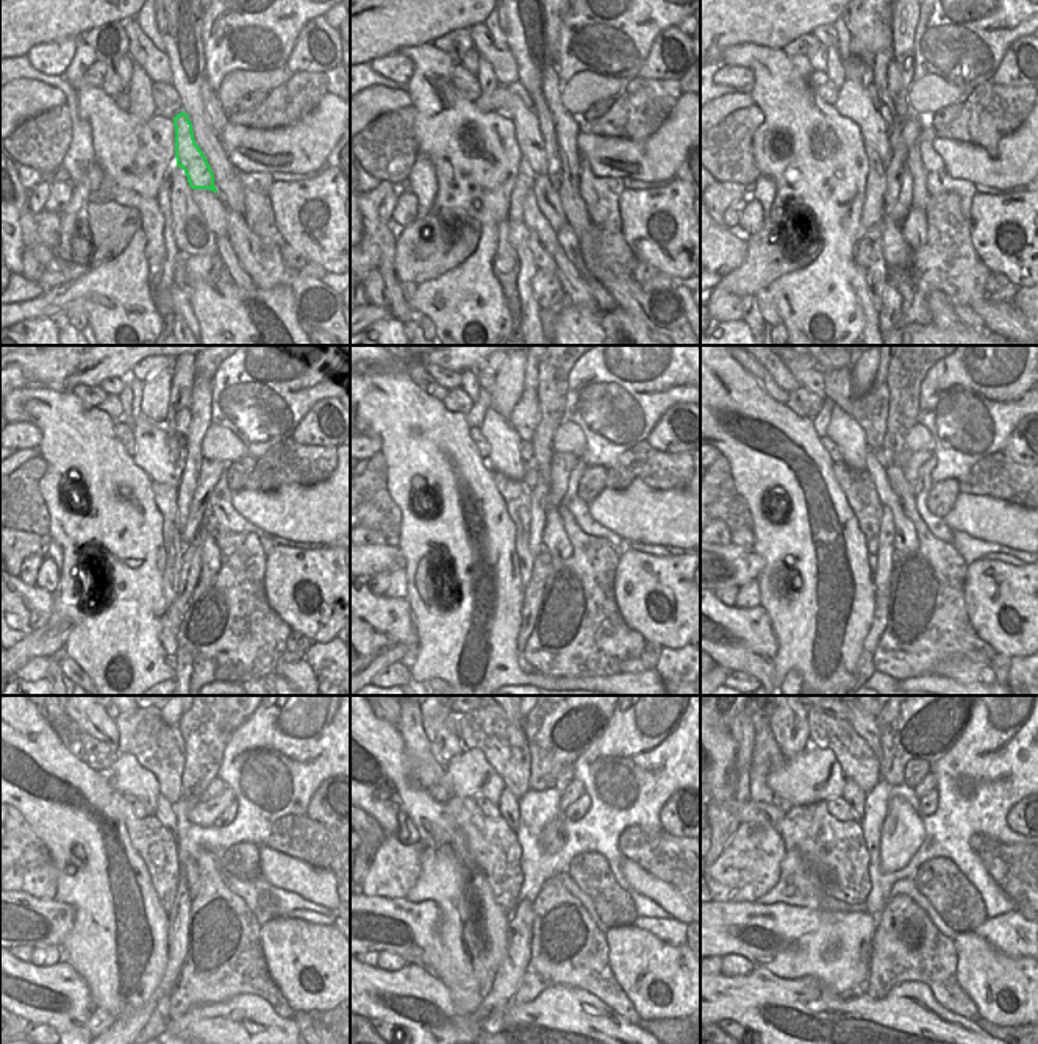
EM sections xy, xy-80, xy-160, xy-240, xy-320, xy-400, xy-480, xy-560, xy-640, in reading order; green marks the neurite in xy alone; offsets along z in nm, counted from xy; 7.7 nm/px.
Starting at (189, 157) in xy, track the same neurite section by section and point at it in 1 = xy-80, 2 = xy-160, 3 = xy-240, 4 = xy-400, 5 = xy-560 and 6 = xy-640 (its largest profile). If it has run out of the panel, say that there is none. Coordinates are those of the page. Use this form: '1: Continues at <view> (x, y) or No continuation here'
1: Continues at xy-80 (527, 133)
2: Continues at xy-160 (852, 102)
3: Continues at xy-240 (152, 455)
4: Continues at xy-400 (843, 430)
5: Continues at xy-560 (469, 774)
6: Continues at xy-640 (813, 775)

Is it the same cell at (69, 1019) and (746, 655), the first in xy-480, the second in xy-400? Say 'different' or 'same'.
same

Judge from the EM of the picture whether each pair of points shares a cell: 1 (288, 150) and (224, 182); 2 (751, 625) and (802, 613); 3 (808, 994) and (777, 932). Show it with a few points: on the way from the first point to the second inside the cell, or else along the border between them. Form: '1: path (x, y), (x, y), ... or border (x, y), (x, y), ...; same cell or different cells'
1: border (219, 139), (227, 160), (239, 172); different cells
2: border (760, 605), (768, 614), (774, 633), (776, 657); different cells
3: border (763, 968), (779, 977), (816, 977), (833, 991); different cells

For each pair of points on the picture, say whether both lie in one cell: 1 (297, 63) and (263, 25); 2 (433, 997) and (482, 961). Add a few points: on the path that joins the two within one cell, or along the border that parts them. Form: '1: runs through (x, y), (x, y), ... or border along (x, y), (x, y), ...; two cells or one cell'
1: border along (307, 21), (285, 64); two cells
2: border along (422, 966), (447, 985); two cells

